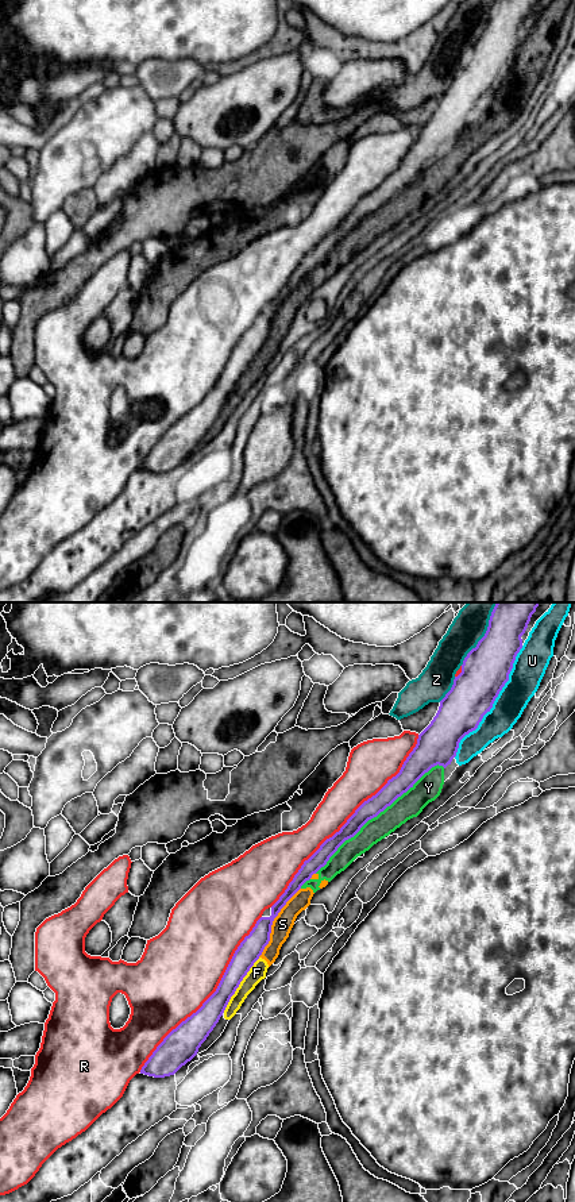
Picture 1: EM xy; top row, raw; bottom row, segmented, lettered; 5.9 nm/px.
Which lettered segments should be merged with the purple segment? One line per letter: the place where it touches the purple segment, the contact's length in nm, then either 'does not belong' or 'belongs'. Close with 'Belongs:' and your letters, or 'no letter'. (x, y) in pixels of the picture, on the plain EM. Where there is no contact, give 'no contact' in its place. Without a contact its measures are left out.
F: contact xy (239, 378); length 400 nm; does not belong
R: contact xy (347, 215); length 1350 nm; does not belong
S: contact xy (271, 318); length 480 nm; does not belong
U: contact xy (493, 97); length 800 nm; does not belong
Y: contact xy (378, 208); length 1000 nm; does not belong
Z: contact xy (485, 30); length 420 nm; does not belong
Belongs: no letter

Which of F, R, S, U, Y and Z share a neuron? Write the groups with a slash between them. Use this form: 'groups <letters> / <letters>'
groups F S U Y / R / Z

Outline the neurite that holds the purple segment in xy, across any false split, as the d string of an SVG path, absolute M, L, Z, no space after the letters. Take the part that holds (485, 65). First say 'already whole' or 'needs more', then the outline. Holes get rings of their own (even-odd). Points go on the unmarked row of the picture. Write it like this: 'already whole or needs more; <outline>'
already whole; M495 0L485 31L478 36L463 55L462 68L455 72L451 85L440 96L439 105L431 119L418 130L417 139L404 157L400 167L387 176L387 178L371 193L364 196L347 217L332 232L327 234L320 243L304 257L285 288L271 301L270 312L261 312L248 331L240 338L235 346L216 386L202 398L202 401L173 424L163 436L157 442L148 455L140 465L140 469L165 473L174 470L182 461L190 456L198 447L201 439L213 425L223 411L231 392L235 389L243 373L262 350L265 342L270 336L271 320L286 297L301 284L301 281L312 273L321 262L327 259L329 253L348 234L354 232L360 223L371 213L377 212L398 192L406 188L413 180L432 162L451 159L456 151L460 135L475 126L483 111L490 107L499 86L509 76L517 49L522 43L521 31L525 28L532 9L539 0Z

